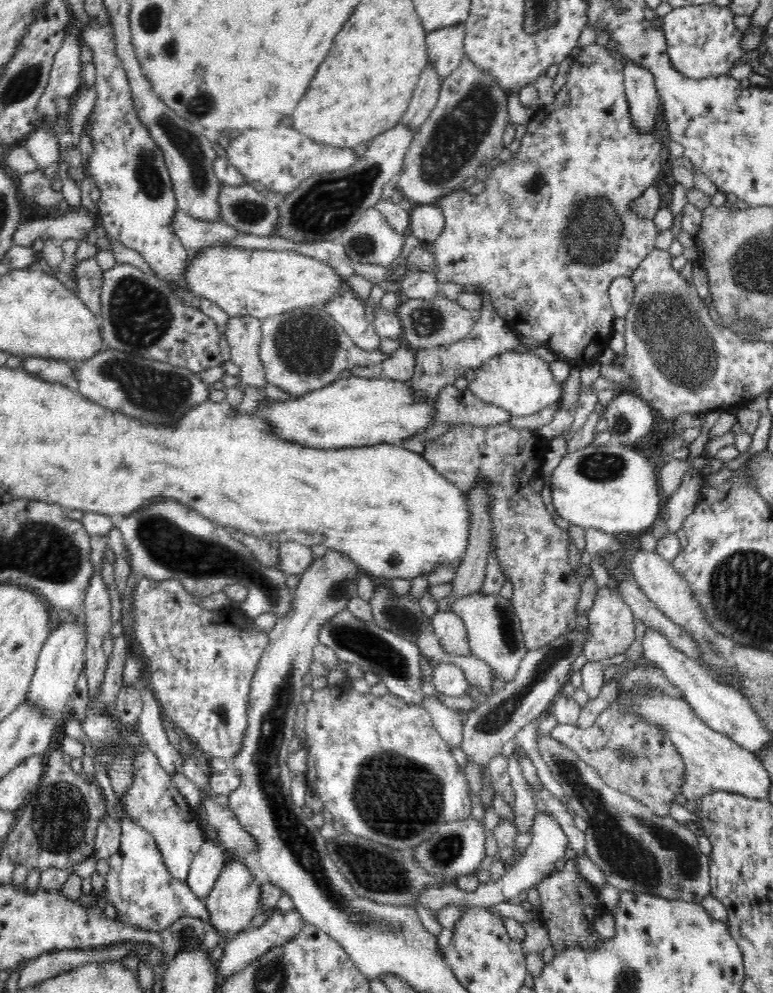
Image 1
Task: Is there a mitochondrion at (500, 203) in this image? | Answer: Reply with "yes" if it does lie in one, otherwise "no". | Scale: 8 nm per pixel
no

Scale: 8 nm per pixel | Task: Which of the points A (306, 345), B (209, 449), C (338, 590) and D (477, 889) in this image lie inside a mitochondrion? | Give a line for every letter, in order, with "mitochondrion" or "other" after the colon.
A: mitochondrion
B: other
C: mitochondrion
D: other

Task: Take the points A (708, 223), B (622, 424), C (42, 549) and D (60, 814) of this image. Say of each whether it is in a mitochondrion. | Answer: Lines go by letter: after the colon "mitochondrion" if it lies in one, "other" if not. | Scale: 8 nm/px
A: other
B: mitochondrion
C: mitochondrion
D: mitochondrion

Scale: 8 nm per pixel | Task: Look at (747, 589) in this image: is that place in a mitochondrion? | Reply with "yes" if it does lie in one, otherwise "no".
yes

